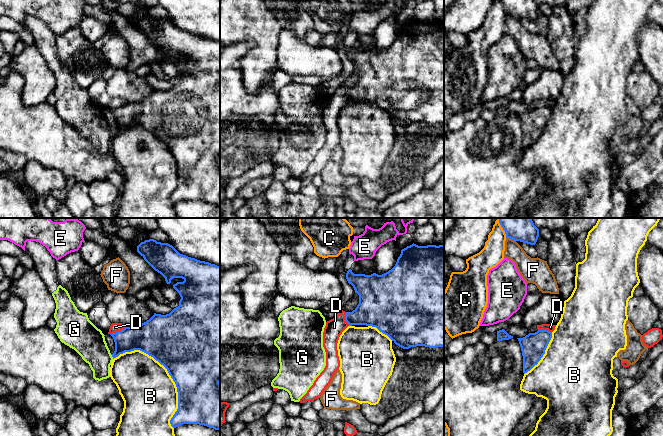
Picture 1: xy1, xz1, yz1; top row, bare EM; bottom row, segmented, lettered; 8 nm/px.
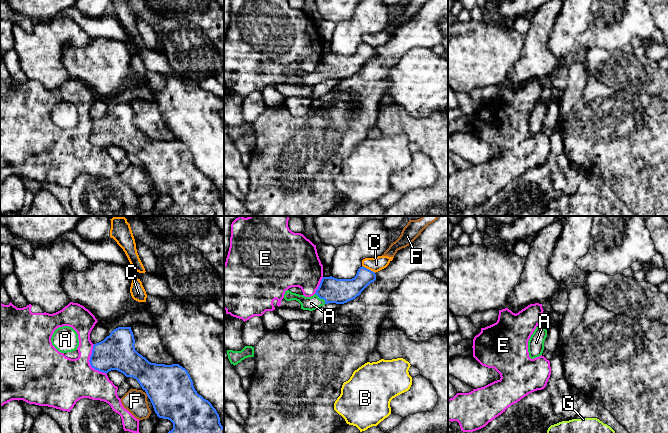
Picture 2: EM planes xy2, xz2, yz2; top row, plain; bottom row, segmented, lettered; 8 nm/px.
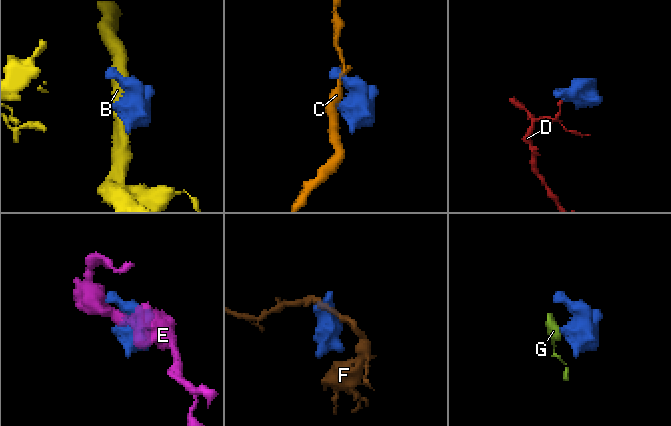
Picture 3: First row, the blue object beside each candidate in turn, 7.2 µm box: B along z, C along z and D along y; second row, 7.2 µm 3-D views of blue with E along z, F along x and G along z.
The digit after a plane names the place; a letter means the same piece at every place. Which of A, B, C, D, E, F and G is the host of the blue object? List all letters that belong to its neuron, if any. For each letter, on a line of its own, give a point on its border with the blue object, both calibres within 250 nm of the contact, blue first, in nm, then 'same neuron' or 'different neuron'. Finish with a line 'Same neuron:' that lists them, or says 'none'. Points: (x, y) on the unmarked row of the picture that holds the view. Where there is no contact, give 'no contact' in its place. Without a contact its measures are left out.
A: xz2 (321, 74) | 200/110 nm | same neuron
B: xy1 (168, 148) | 500/440 nm | different neuron
C: xz2 (368, 45) | 180/120 nm | different neuron
D: xy1 (118, 107) | 240/80 nm | different neuron
E: xy2 (90, 139) | 280/380 nm | different neuron
F: yz1 (511, 14) | 160/150 nm | different neuron
G: xy1 (112, 132) | 190/260 nm | different neuron
Same neuron: A

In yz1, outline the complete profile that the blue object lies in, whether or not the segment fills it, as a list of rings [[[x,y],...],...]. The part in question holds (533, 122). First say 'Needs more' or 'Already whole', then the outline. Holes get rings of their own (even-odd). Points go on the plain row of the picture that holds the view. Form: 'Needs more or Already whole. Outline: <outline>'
Already whole. Outline: [[[538,106],[529,109],[523,114],[517,114],[523,132],[523,149],[530,147],[545,130],[545,126],[552,114],[552,109],[548,106]]]

